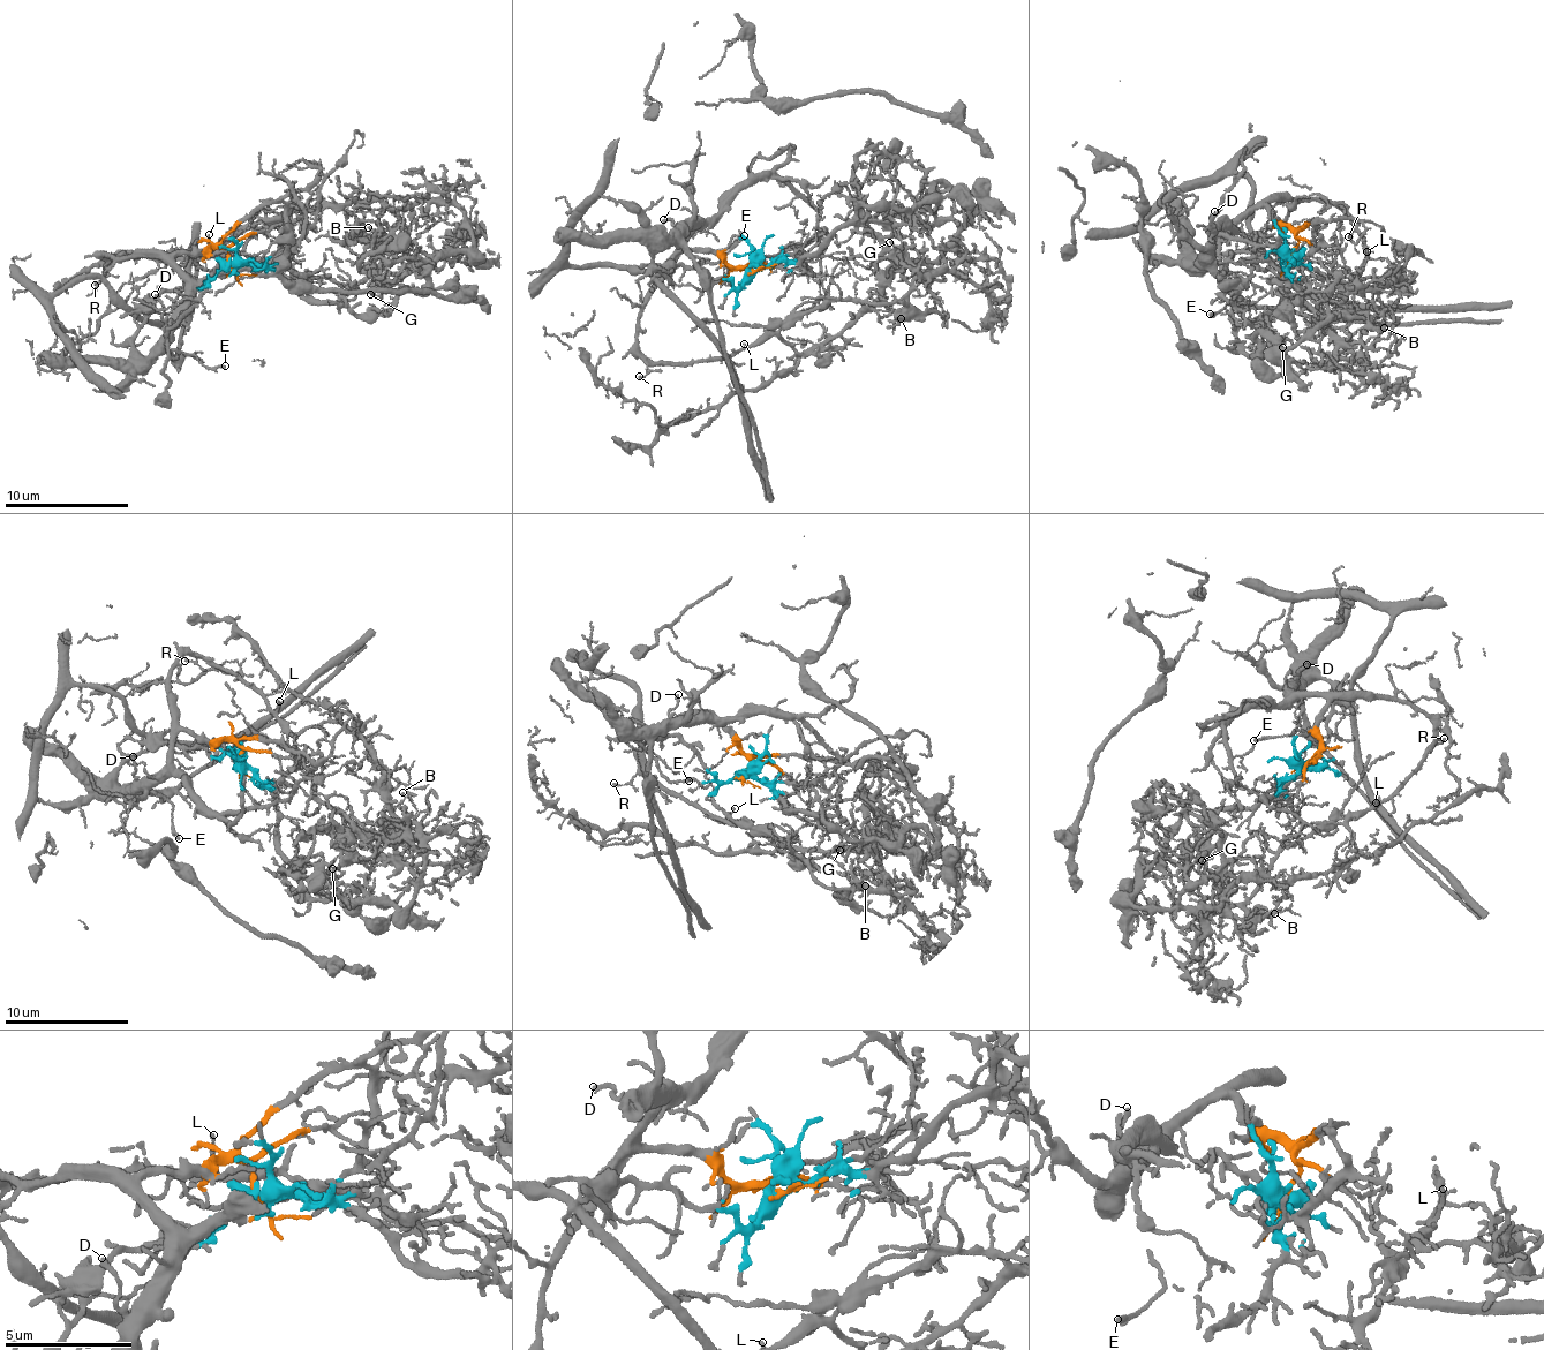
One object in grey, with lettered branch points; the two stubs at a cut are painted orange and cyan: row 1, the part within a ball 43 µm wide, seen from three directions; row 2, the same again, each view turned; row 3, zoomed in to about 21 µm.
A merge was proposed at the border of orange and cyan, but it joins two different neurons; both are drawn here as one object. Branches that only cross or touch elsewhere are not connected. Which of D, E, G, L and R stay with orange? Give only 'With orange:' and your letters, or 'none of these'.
With orange: D, E, L, R

